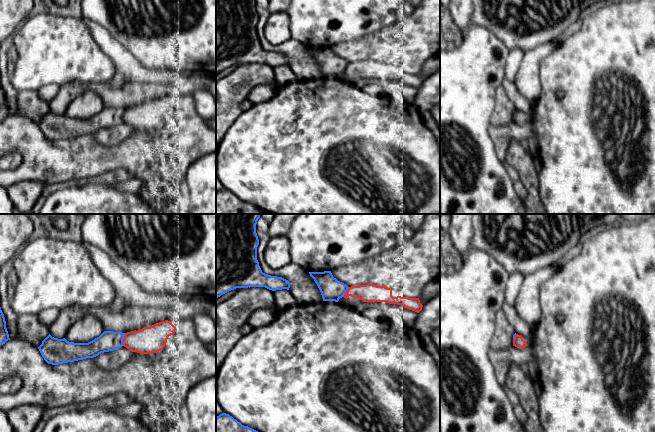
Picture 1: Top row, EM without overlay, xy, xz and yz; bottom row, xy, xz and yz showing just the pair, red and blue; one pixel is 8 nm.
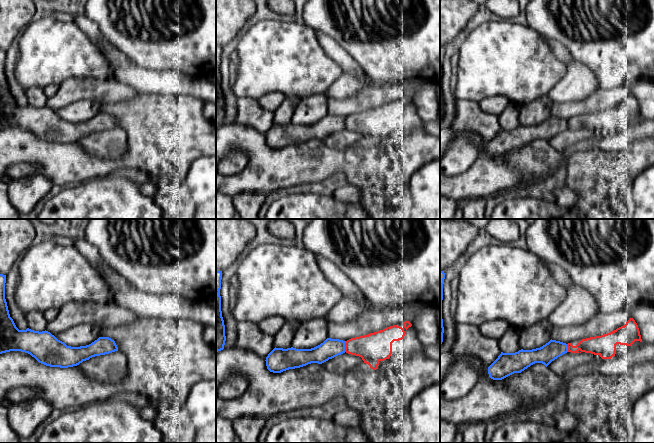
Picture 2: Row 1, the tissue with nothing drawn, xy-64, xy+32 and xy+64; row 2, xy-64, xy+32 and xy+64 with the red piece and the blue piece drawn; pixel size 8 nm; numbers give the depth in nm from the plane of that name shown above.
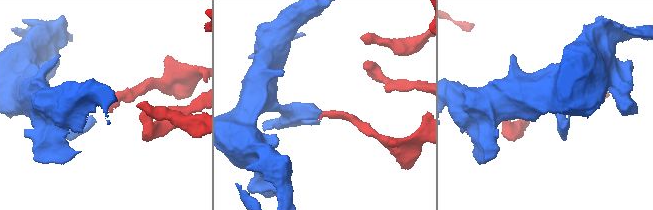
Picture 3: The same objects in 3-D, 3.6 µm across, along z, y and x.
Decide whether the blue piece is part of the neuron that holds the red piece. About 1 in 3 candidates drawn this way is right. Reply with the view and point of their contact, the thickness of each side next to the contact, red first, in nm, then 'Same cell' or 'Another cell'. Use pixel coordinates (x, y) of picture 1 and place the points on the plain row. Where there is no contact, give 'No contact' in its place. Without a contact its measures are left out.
Touches red at xy (123, 115). Thickness 220 nm (red) against 160 nm. Another cell

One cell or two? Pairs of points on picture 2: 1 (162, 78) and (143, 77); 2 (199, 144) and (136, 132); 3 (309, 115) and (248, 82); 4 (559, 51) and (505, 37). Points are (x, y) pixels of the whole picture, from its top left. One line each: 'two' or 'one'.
1: one
2: one
3: two
4: two

